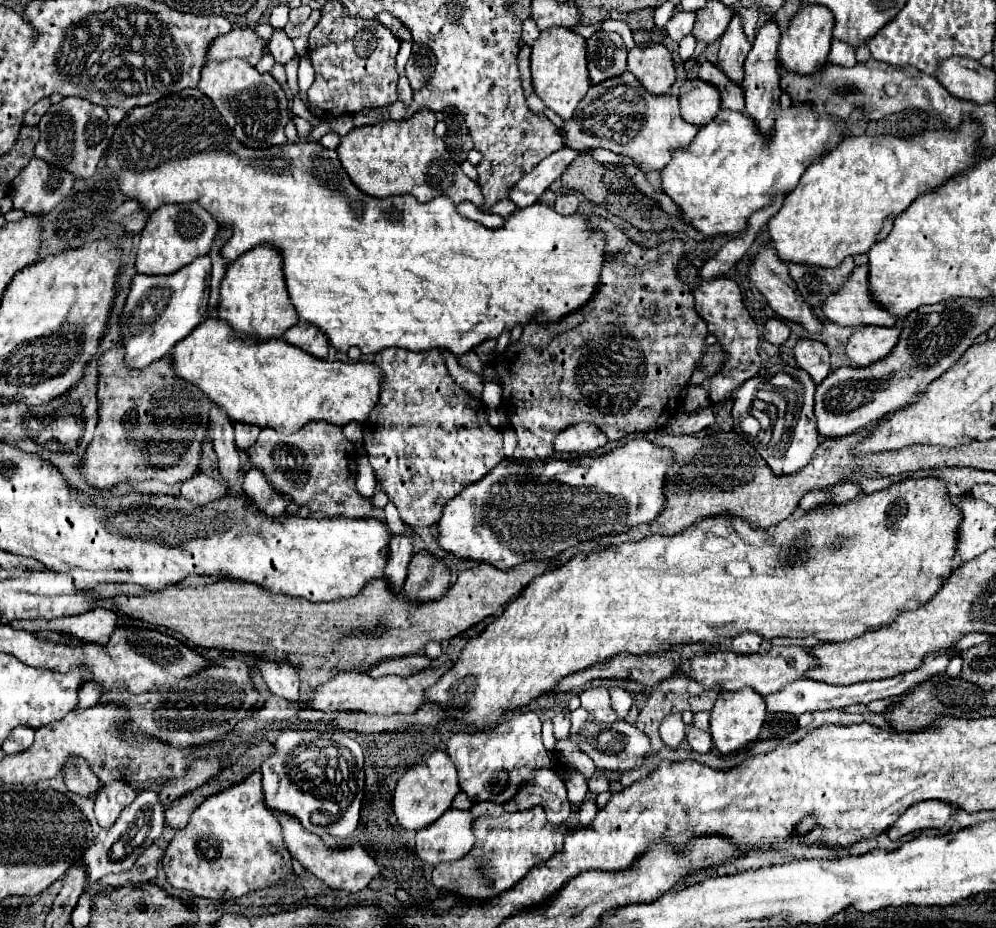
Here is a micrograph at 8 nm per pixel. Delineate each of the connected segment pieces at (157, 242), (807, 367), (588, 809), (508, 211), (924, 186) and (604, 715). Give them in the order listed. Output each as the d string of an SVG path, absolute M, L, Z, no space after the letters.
M162 205L146 221L136 253L136 271L144 275L170 275L210 253L218 233L216 219L200 205Z
M798 339L794 347L794 357L800 369L804 369L814 383L822 383L830 373L830 351L822 341Z
M584 801L580 807L580 823L588 825L596 817L596 813L598 813L598 807L592 801Z
M504 199L504 201L498 201L490 213L498 213L502 217L510 217L514 211L518 211L518 205L514 205L510 199Z
M964 121L964 127L944 133L924 133L910 141L892 135L848 135L840 147L832 149L824 157L816 159L802 175L796 189L784 199L780 211L768 219L768 233L774 243L778 257L784 263L836 267L848 255L868 253L876 243L882 229L882 221L888 215L902 213L918 195L944 183L950 175L968 169L974 163L974 153L978 147L980 127L974 121Z
M590 687L586 691L580 691L578 697L582 701L582 707L588 711L590 721L610 725L612 721L618 719L610 707L610 695L606 687Z

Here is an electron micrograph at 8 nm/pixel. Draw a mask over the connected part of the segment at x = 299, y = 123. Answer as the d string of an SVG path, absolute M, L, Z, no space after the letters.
M294 117L292 121L294 121L296 129L298 129L300 141L308 141L308 139L310 139L310 133L312 133L312 125L310 125L306 119L302 119L302 117Z

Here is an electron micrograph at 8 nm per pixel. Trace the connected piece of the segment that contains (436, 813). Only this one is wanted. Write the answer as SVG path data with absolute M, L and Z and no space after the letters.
M436 751L426 759L426 763L408 769L400 777L400 781L396 783L396 789L394 789L392 809L394 809L398 823L404 829L420 831L420 829L432 825L446 809L450 809L450 803L458 791L460 791L458 775L456 775L456 767L452 765L452 759L444 751Z

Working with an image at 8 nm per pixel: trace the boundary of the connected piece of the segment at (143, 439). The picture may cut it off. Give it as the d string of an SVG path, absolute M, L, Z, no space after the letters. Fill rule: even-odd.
M116 345L108 353L104 353L98 359L98 425L94 431L94 439L88 445L78 471L80 475L96 489L104 491L124 481L148 481L156 479L162 483L182 483L188 481L198 471L200 461L200 445L204 441L204 433L208 427L208 413L212 403L208 397L200 393L194 385L188 385L186 381L180 381L176 373L172 373L170 357L162 357L154 361L152 365L130 371L124 367L124 349ZM144 455L148 459L148 467L142 467Z

